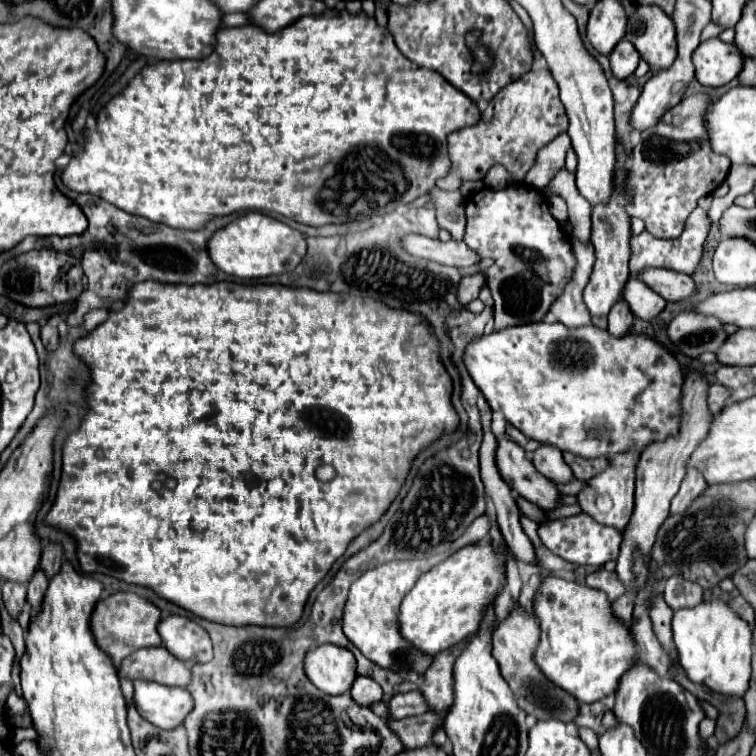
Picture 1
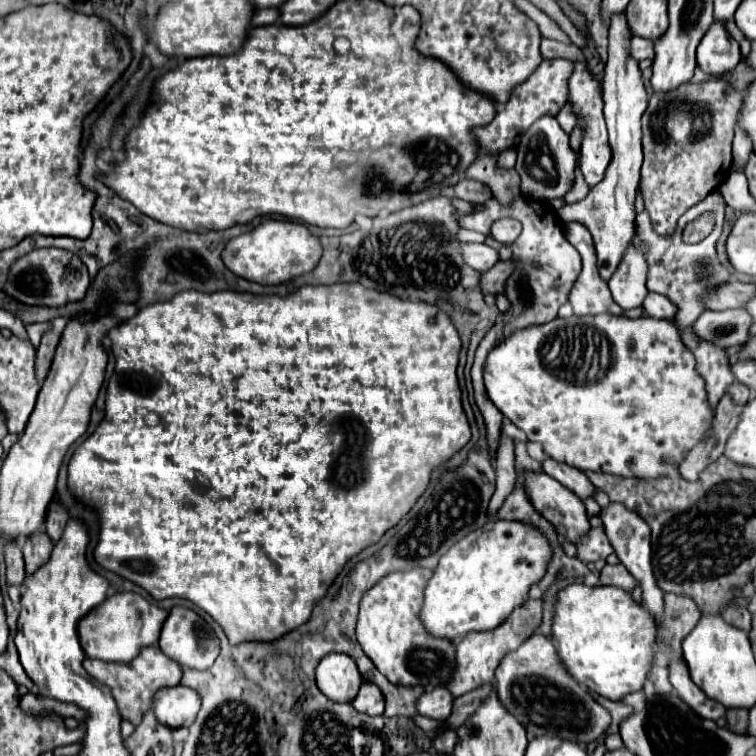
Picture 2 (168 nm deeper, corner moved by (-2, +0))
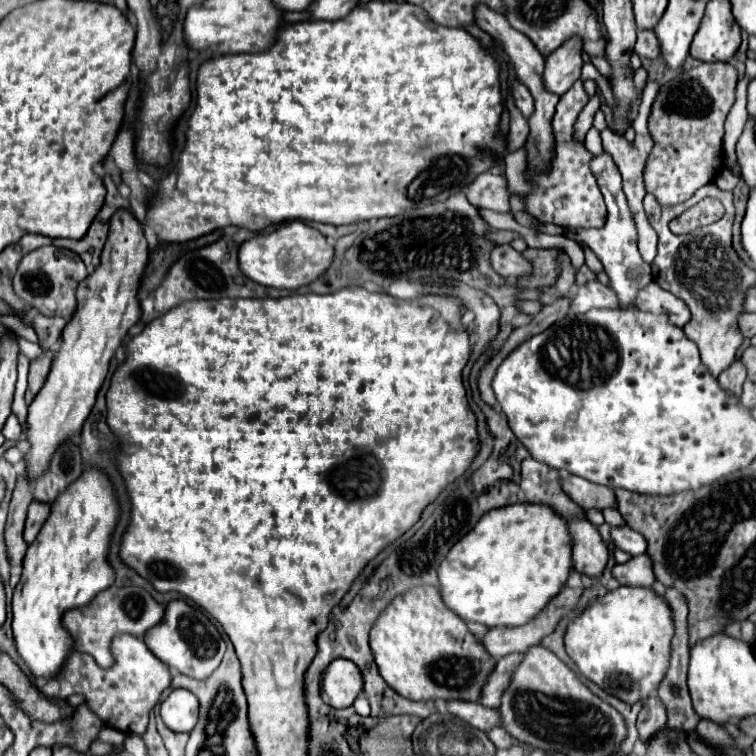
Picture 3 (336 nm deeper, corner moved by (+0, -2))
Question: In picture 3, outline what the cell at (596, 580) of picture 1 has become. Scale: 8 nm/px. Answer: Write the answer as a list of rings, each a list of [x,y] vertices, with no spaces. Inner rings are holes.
[[[648,554],[644,556],[634,556],[626,564],[616,564],[614,566],[614,578],[622,586],[644,586],[650,588],[654,584],[652,576],[652,560],[648,560]]]

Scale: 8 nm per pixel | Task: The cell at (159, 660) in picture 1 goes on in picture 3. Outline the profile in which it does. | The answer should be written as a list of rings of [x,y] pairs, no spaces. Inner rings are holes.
[[[128,634],[116,636],[116,640],[112,640],[112,656],[114,666],[100,668],[92,656],[72,652],[72,656],[68,656],[68,668],[64,668],[64,676],[48,680],[42,692],[62,700],[72,694],[82,694],[86,696],[92,712],[98,714],[106,726],[112,726],[124,734],[144,734],[150,710],[156,706],[160,694],[170,686],[168,666],[148,650],[142,638]]]

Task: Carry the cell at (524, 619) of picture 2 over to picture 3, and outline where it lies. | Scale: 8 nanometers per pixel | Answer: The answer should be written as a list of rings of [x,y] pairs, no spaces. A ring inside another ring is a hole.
[[[564,588],[556,600],[552,600],[536,618],[522,626],[490,628],[482,642],[494,660],[500,660],[512,652],[526,652],[528,648],[542,642],[546,634],[552,634],[562,616],[572,612],[578,604],[582,588]]]

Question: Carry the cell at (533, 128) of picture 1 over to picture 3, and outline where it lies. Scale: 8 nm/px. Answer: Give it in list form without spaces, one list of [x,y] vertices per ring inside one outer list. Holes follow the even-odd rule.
[[[572,36],[572,40],[564,42],[560,48],[556,48],[556,52],[552,52],[546,58],[544,70],[546,90],[562,96],[580,78],[580,68],[582,68],[582,44],[578,36]]]

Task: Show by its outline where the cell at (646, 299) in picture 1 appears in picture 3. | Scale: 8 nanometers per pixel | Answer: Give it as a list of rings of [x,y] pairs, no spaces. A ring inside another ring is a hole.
[[[650,282],[646,288],[642,288],[638,292],[638,298],[634,300],[634,306],[638,310],[652,312],[652,314],[666,312],[670,318],[674,318],[674,324],[680,326],[680,328],[684,324],[688,324],[688,320],[690,320],[688,306],[680,298],[672,296],[668,290],[660,288],[656,282]]]

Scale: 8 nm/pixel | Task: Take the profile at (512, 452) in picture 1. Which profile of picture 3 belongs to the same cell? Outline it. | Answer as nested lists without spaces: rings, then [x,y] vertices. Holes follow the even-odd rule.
[[[570,518],[568,528],[574,538],[574,570],[590,578],[602,576],[608,564],[608,546],[604,544],[596,526],[592,526],[588,520]]]

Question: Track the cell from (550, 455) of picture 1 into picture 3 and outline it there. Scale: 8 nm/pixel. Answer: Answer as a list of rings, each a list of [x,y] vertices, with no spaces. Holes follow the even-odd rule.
[[[580,476],[564,478],[562,486],[564,486],[564,492],[568,492],[568,496],[572,500],[576,500],[576,504],[580,504],[586,510],[590,510],[590,508],[598,508],[598,510],[616,508],[616,494],[608,486],[588,482]]]

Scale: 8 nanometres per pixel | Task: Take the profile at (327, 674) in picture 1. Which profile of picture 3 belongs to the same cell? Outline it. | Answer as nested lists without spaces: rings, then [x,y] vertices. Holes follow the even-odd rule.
[[[336,658],[322,674],[320,692],[322,700],[332,708],[348,708],[362,692],[364,680],[360,676],[360,668],[346,658]]]

